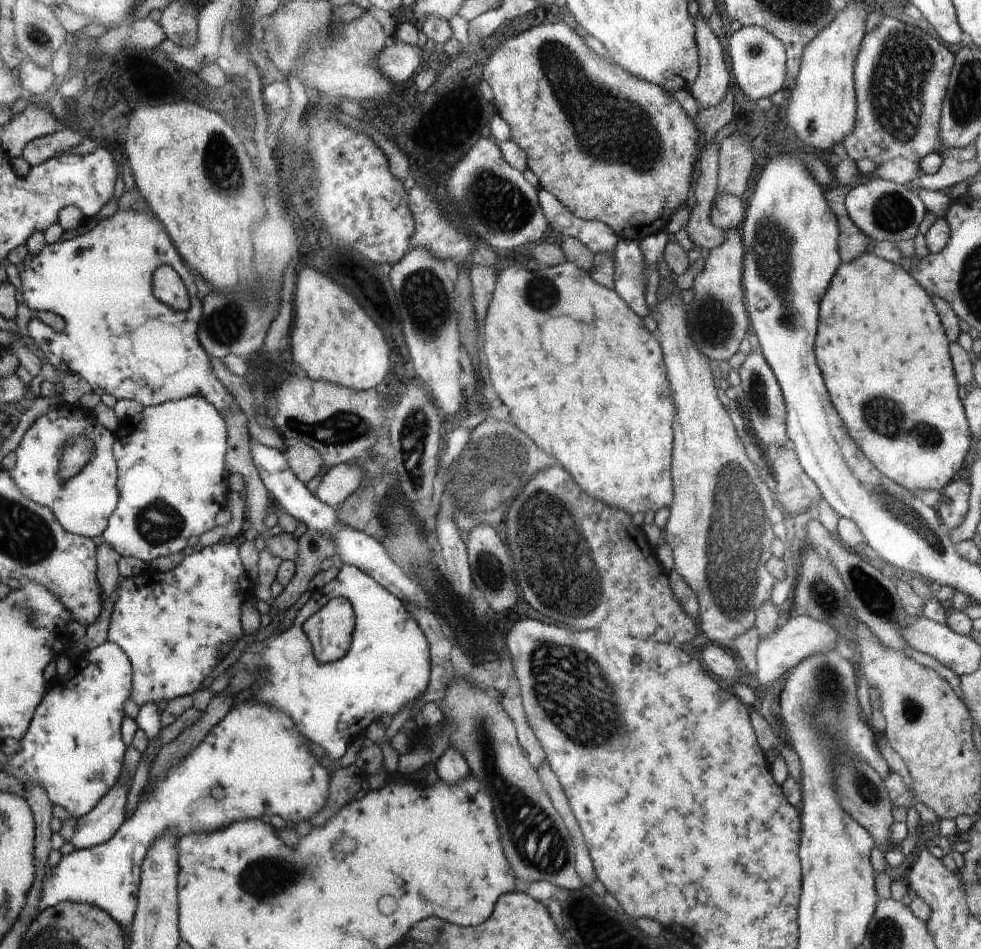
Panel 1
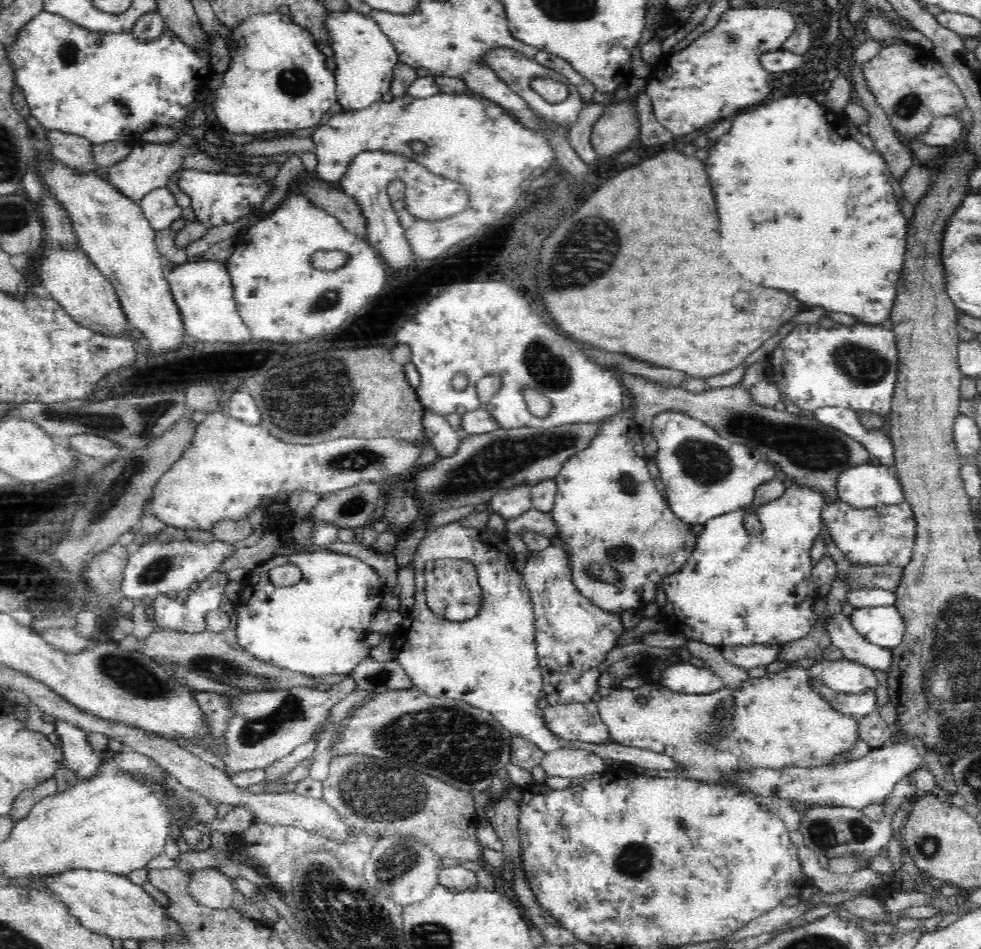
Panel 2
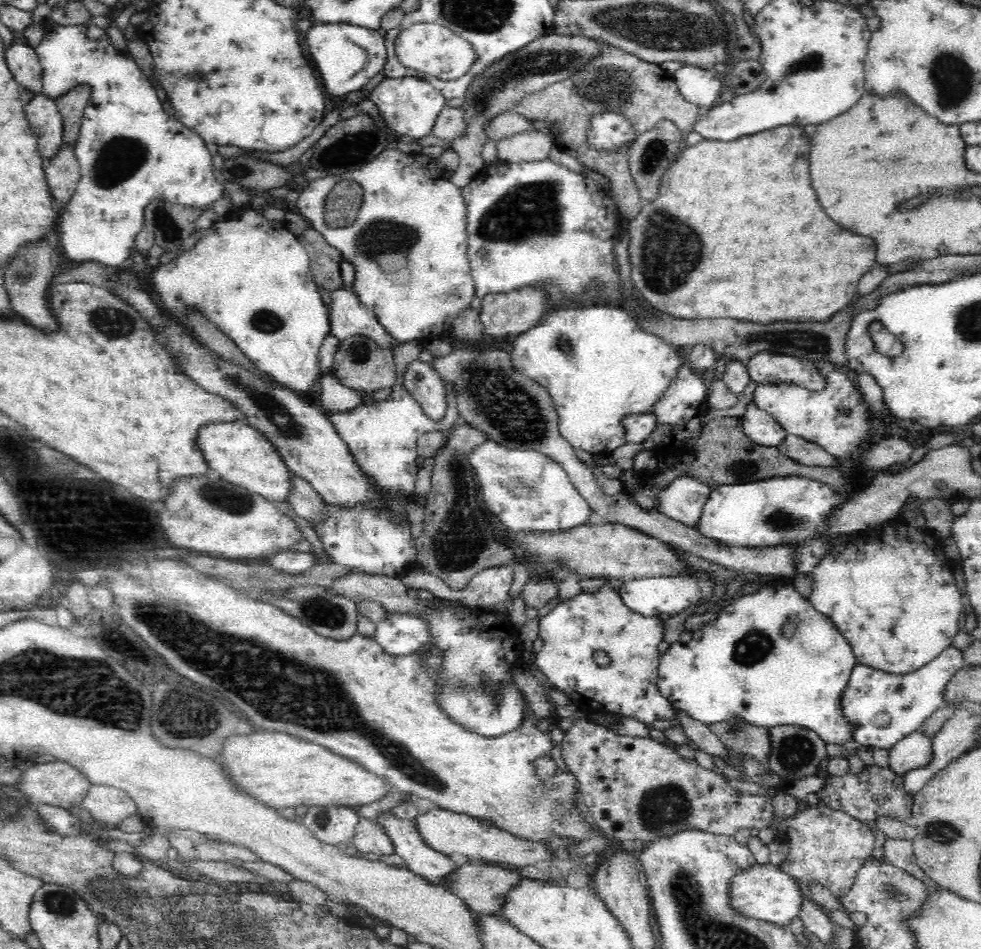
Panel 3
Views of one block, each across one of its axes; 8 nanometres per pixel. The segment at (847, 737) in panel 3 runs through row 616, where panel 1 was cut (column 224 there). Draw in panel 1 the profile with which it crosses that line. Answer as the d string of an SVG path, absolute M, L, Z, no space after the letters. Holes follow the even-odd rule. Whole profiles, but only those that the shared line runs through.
M246 699L242 702L236 703L224 715L220 722L217 722L204 737L204 740L195 746L188 754L181 760L172 765L166 770L165 775L159 778L147 792L145 797L141 798L137 809L133 812L131 819L125 819L118 832L104 844L89 848L89 849L75 849L72 853L64 855L60 862L53 868L50 877L43 880L41 899L38 903L37 910L42 912L47 908L55 907L64 901L75 903L84 903L94 905L104 909L122 928L123 932L131 932L131 924L134 920L134 915L137 909L137 894L139 893L139 884L141 881L141 866L143 858L146 856L148 849L151 847L153 840L162 835L165 831L172 831L175 829L180 837L188 836L190 833L207 833L208 831L217 831L222 827L227 827L233 822L242 821L244 818L262 818L262 816L280 816L284 820L290 820L294 824L302 822L302 820L310 820L318 811L325 805L329 795L329 778L330 774L327 770L324 760L316 760L316 755L312 756L310 750L304 746L307 738L304 738L298 730L296 724L292 722L292 718L288 718L288 714L280 714L280 710L272 710L268 706L262 706L256 699Z

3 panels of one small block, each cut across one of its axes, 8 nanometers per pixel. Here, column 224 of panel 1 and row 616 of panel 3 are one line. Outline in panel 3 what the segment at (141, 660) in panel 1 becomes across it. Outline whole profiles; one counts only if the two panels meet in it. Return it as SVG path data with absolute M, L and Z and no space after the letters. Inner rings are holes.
M606 584L594 594L580 593L568 602L560 602L549 613L539 616L539 635L544 644L535 654L535 663L542 674L548 677L553 689L568 695L572 704L582 709L597 708L606 714L620 714L637 719L648 727L656 720L663 720L668 724L678 720L678 713L657 686L660 660L658 644L664 636L664 621L660 617L642 616L630 610L617 589ZM598 650L606 652L610 658L609 664L600 666L594 662L594 654Z

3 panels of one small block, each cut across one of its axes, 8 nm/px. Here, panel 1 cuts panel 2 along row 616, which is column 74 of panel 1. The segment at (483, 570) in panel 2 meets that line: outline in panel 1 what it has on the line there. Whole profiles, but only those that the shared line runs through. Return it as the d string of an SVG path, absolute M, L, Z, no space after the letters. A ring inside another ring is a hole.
M76 401L68 402L64 408L49 410L32 423L15 450L16 467L7 473L26 498L48 507L65 531L96 538L106 530L108 519L120 498L114 441L113 430L102 426L92 410ZM76 437L88 439L93 444L93 453L80 472L63 479L59 477L61 458L66 442Z

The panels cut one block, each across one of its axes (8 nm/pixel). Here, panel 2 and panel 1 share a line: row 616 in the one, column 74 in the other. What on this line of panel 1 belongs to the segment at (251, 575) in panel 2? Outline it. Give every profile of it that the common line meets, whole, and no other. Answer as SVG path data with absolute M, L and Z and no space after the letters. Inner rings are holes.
M118 209L112 216L100 220L92 230L64 242L44 245L34 258L19 268L26 306L32 312L52 312L64 320L65 329L56 333L40 318L28 323L33 338L54 369L79 374L93 392L115 396L117 400L138 401L153 407L166 401L186 397L204 397L224 417L233 407L233 396L217 379L210 357L199 343L197 328L202 316L195 276L182 262L163 224L155 214L146 211ZM162 265L171 266L183 280L188 291L190 308L179 311L154 298L153 274Z

